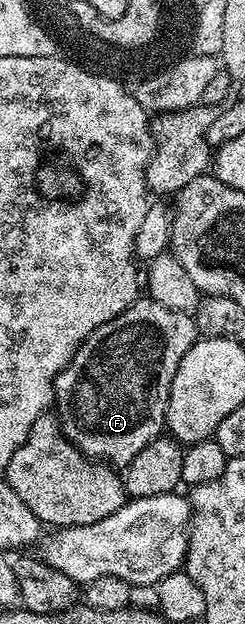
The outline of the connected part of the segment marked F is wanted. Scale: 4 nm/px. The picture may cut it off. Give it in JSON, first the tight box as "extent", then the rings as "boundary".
{"extent":[54,298,197,469],"boundary":[[[140,298],[124,312],[105,322],[77,350],[77,354],[59,372],[55,380],[54,407],[59,407],[57,419],[63,433],[92,460],[106,462],[116,469],[126,469],[149,442],[164,435],[167,422],[167,403],[177,366],[181,358],[194,346],[197,339],[194,315],[169,310],[161,302]]]}

